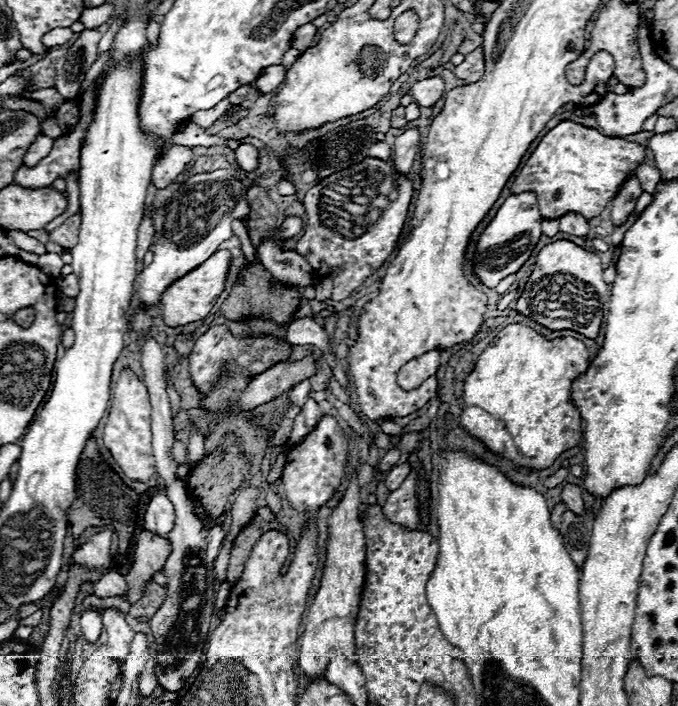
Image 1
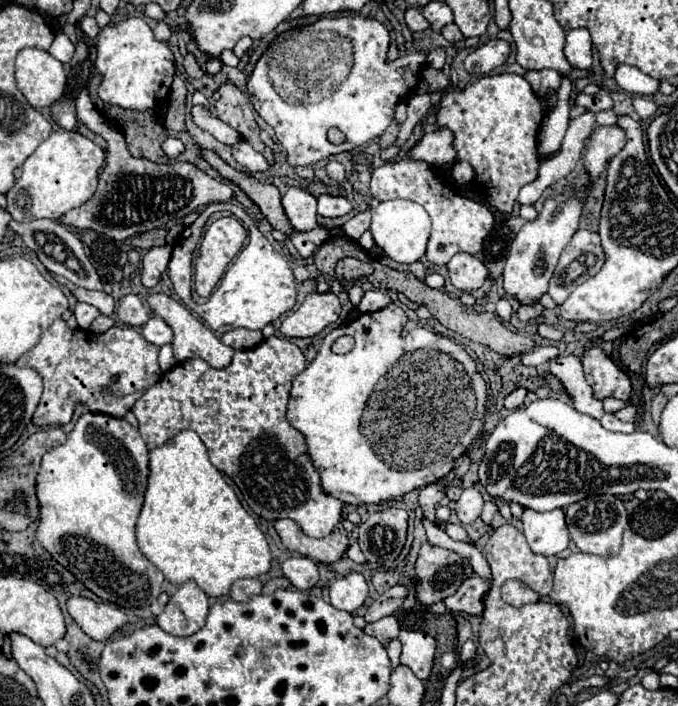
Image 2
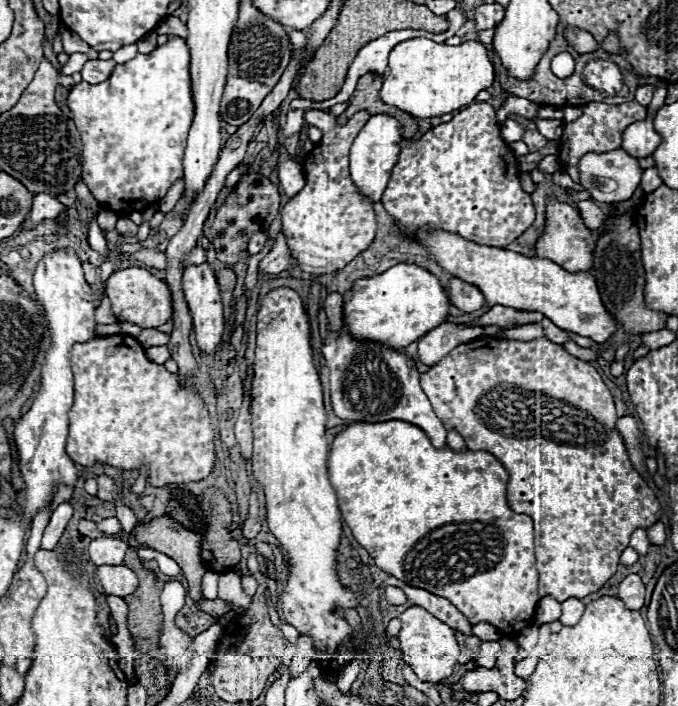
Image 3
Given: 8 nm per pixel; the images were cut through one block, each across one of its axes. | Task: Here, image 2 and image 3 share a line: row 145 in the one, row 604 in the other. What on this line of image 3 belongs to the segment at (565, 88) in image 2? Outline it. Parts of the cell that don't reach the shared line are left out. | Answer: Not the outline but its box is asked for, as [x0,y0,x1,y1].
[534,596,560,626]

